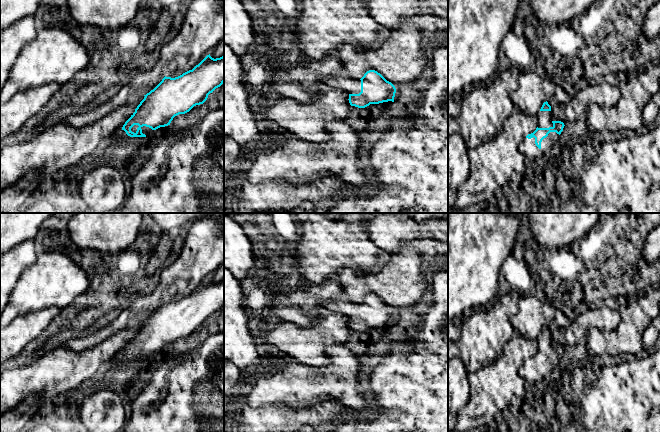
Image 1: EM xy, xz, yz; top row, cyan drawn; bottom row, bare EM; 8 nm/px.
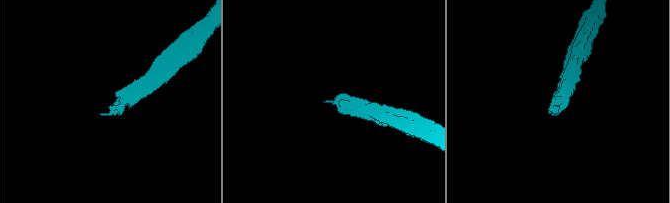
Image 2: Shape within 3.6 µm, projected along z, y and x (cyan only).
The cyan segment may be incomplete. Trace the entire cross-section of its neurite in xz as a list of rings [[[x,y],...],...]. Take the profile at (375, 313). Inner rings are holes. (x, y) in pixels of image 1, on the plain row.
[[[375,294],[367,295],[361,303],[328,300],[317,302],[317,306],[348,316],[350,329],[358,332],[365,332],[370,328],[394,326],[396,317],[395,310]]]

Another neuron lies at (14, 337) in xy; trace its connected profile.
[[[45,308],[16,317],[7,326],[0,327],[0,371],[7,360],[17,356],[52,320],[61,316],[61,309]]]

